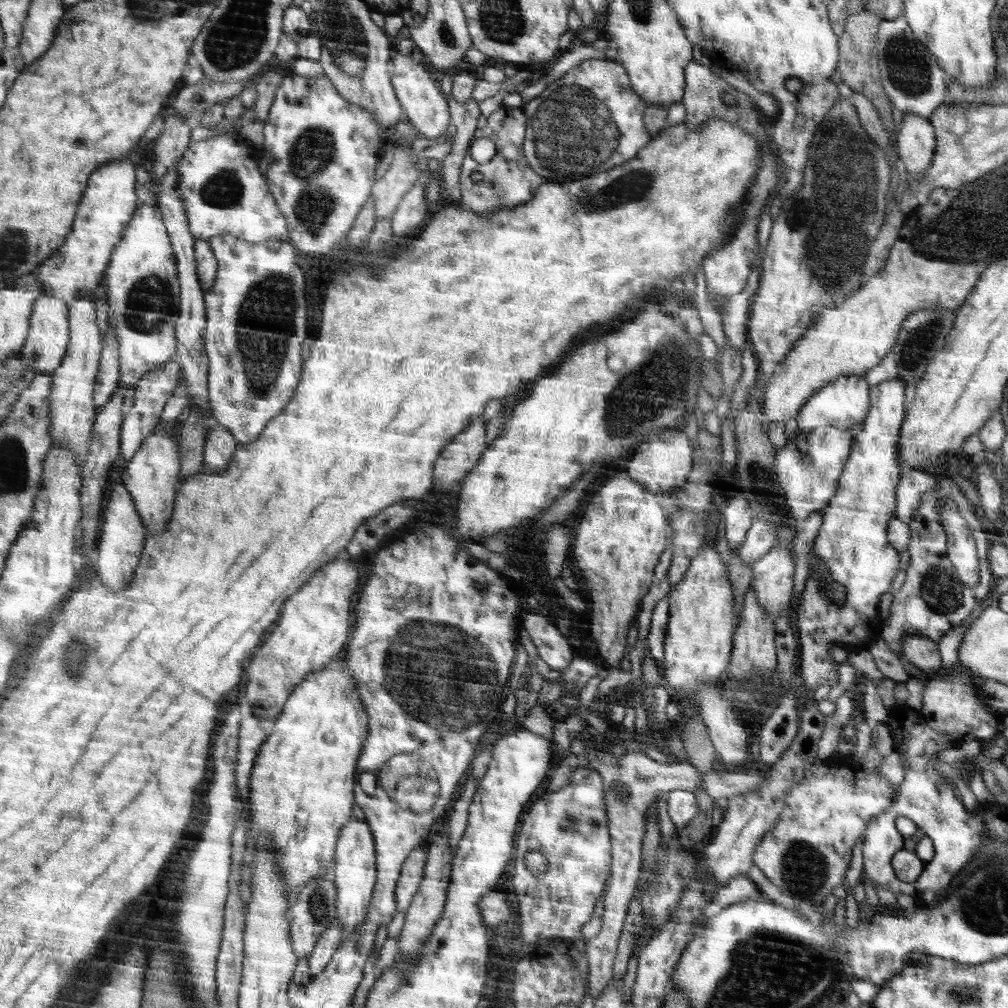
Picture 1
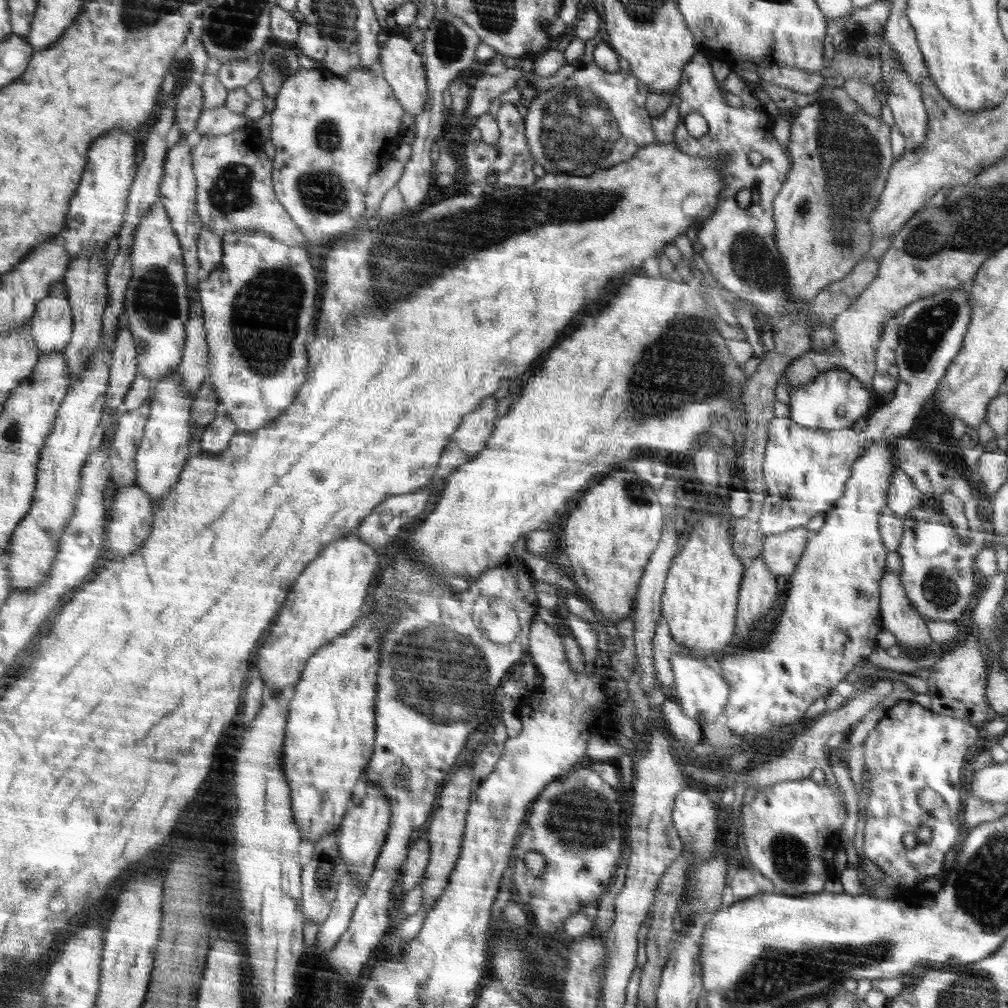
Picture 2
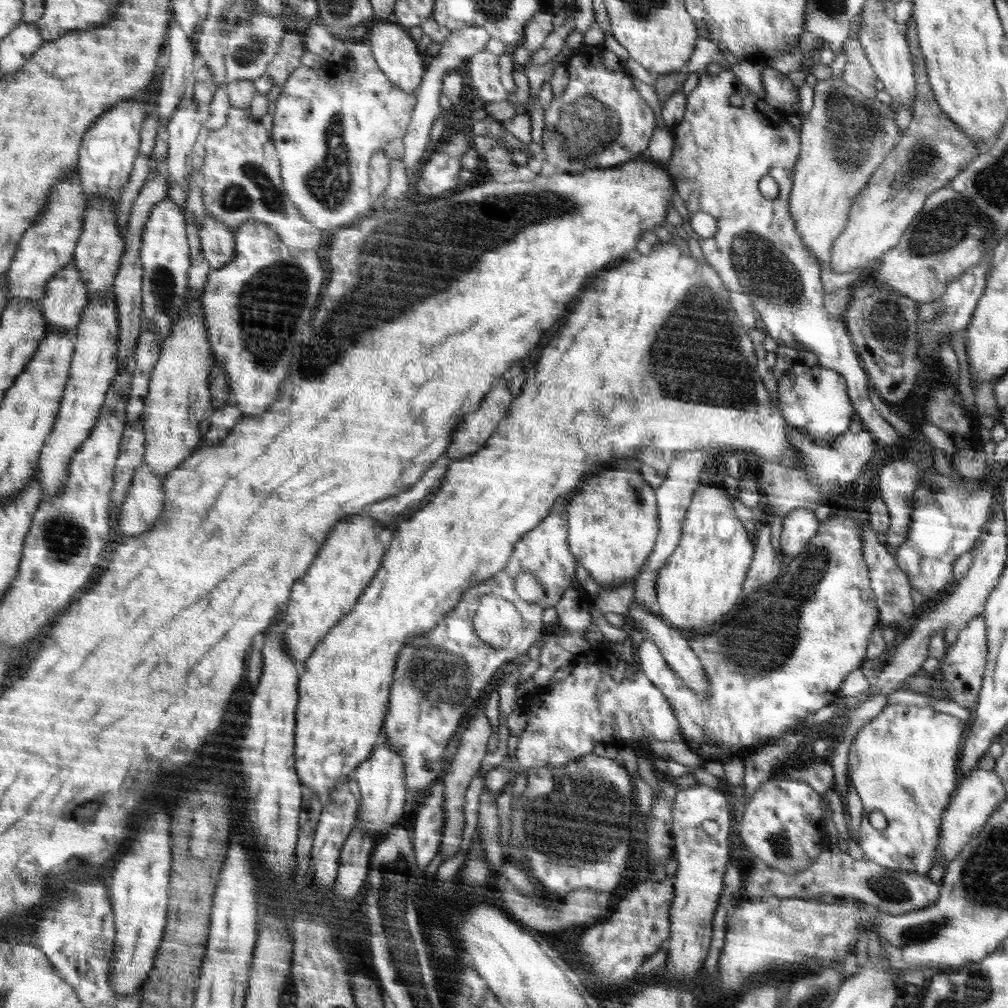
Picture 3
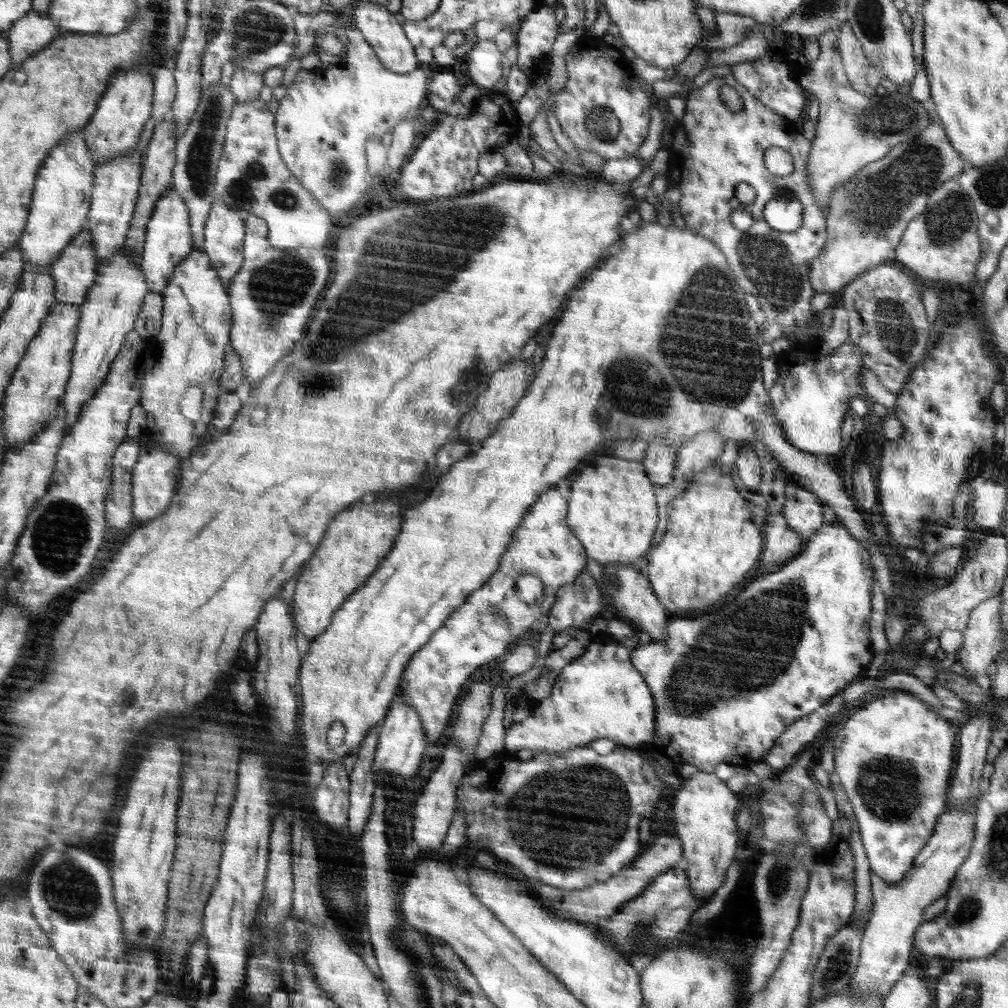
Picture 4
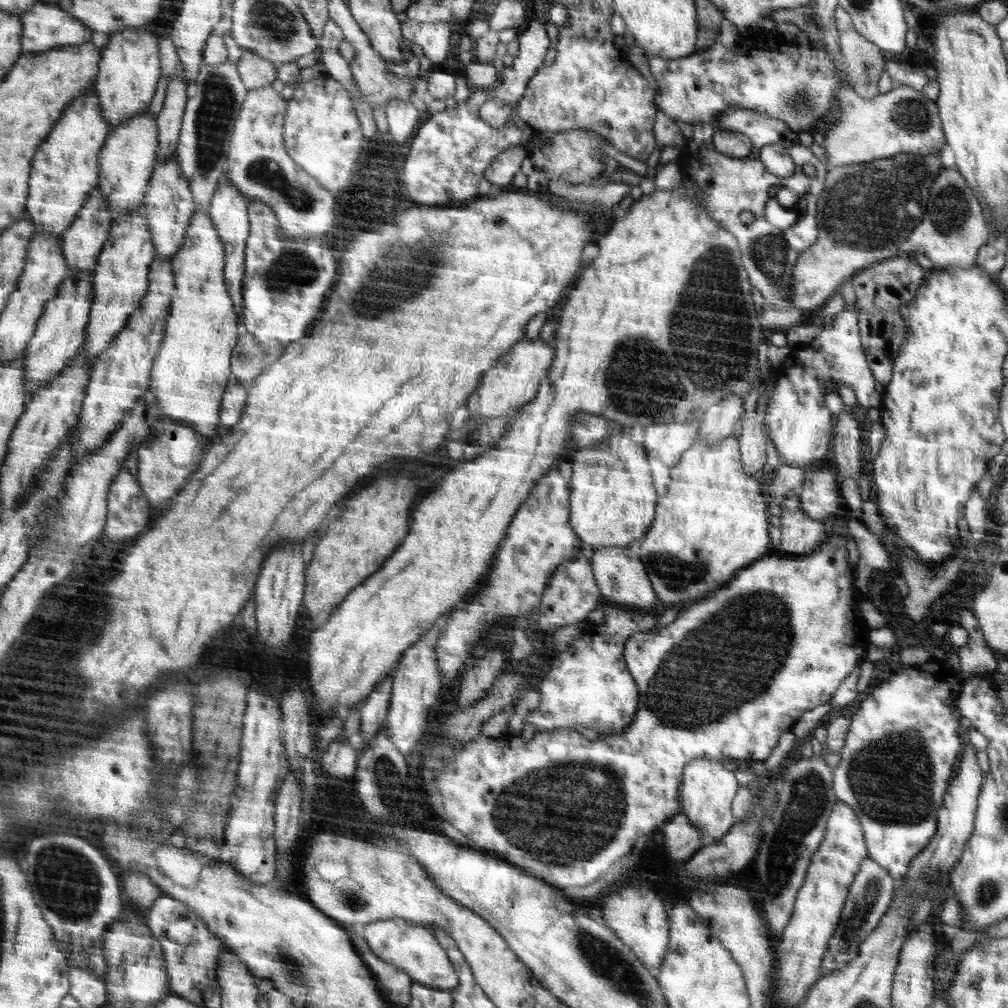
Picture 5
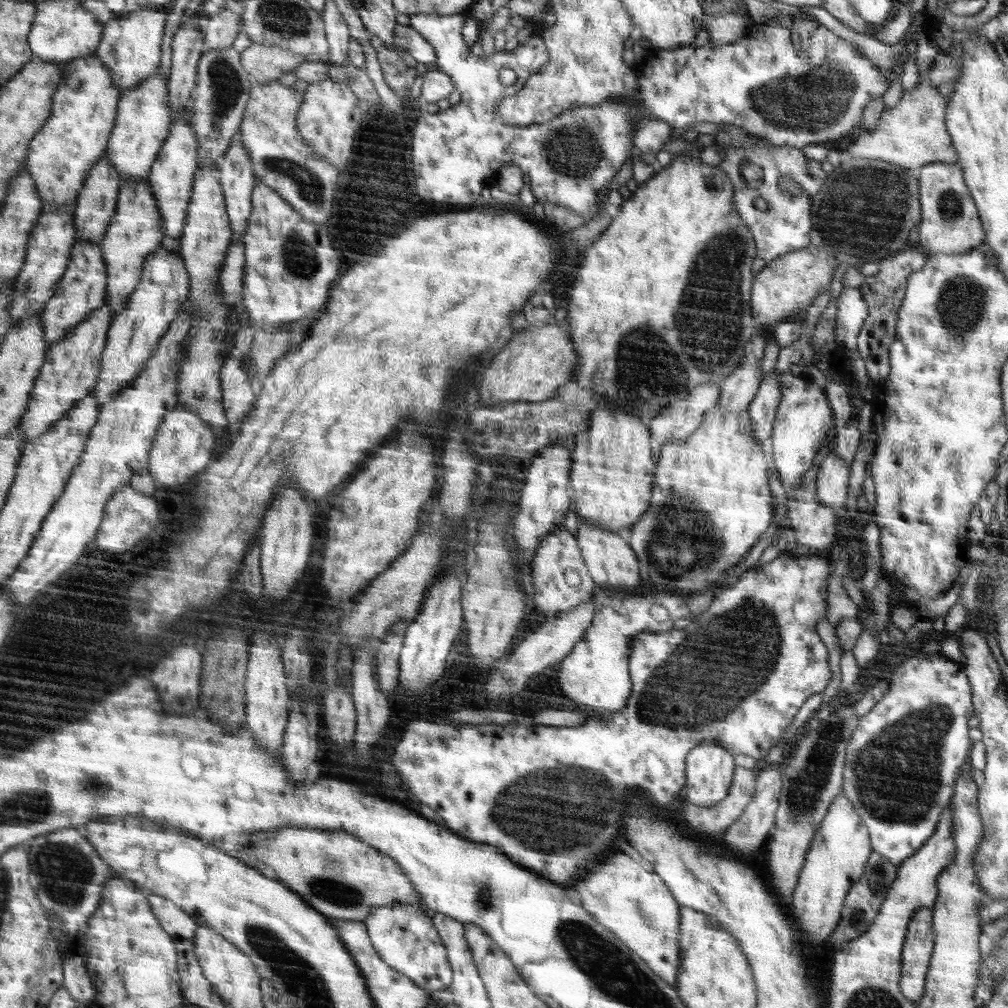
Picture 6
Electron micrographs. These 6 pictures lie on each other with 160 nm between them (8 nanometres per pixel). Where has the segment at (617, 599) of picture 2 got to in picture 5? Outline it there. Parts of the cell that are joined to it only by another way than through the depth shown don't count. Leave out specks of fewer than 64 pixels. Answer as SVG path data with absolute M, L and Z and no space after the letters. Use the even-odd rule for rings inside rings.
M614 425L614 432L605 440L602 441L597 447L594 448L577 448L572 453L572 459L570 462L571 474L570 482L572 482L572 492L574 492L574 498L570 497L570 522L573 525L573 530L577 533L578 538L587 542L594 549L610 548L610 547L628 547L633 540L639 539L641 536L645 536L648 533L648 528L654 520L654 506L656 506L656 492L654 492L654 482L652 482L652 476L650 476L650 468L648 468L649 460L648 454L645 451L645 447L642 443L637 443L630 439L628 429Z

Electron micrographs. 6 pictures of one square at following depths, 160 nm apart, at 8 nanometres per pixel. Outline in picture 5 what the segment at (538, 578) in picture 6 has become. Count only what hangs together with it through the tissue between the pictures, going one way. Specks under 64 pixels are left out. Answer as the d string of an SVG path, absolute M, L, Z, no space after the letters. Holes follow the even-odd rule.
M580 554L568 562L559 564L554 569L552 578L540 599L540 612L536 618L538 626L548 633L570 624L583 626L587 623L590 612L600 608L602 601L604 601L603 596L593 577L591 561Z

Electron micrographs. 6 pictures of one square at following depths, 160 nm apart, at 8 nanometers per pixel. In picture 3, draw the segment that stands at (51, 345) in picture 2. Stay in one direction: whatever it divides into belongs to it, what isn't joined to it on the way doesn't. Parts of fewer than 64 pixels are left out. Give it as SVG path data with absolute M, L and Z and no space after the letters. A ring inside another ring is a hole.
M74 262L73 265L68 265L65 269L62 269L50 281L49 293L46 295L46 298L40 300L49 326L48 333L66 331L67 333L75 334L78 325L84 320L85 312L90 305L89 286L83 280L84 277L80 267Z

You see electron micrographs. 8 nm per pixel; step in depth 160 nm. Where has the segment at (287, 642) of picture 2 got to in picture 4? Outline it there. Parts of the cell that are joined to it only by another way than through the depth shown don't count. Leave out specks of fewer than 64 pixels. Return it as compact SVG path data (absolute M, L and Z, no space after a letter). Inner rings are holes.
M396 498L360 504L358 508L344 510L334 518L334 526L330 526L326 542L321 542L314 557L303 567L296 584L292 585L292 589L296 586L291 604L294 622L308 640L324 634L332 625L334 614L380 568L380 562L396 544L401 532L400 522L400 504Z

